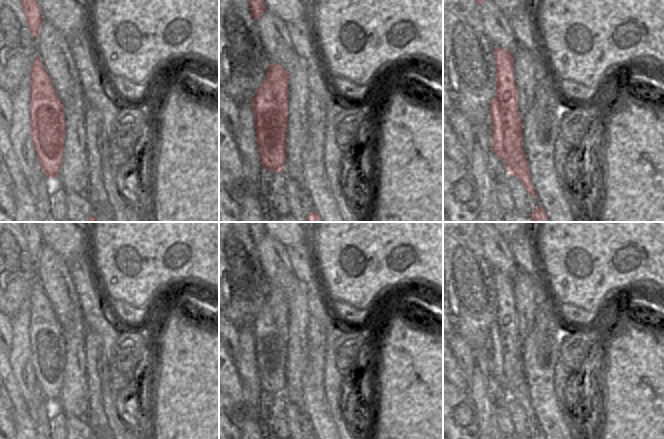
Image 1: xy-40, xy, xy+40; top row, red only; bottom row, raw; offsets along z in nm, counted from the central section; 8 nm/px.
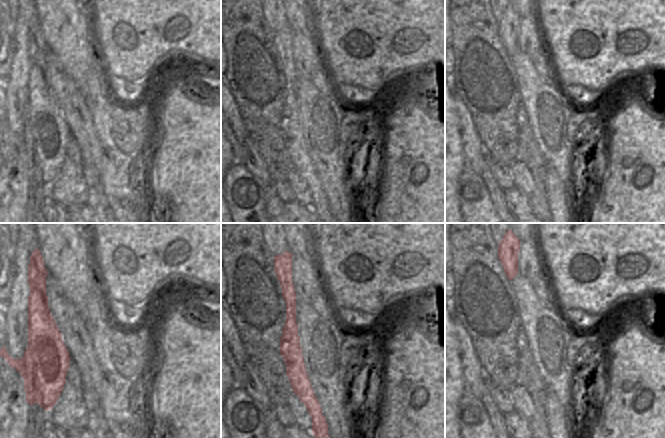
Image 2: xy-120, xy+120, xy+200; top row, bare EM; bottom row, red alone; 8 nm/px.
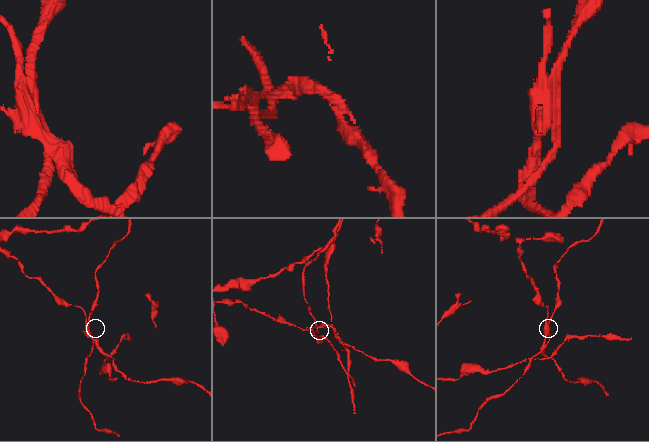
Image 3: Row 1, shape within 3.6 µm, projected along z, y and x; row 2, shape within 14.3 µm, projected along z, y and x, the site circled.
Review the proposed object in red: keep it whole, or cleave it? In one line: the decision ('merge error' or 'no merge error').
merge error

